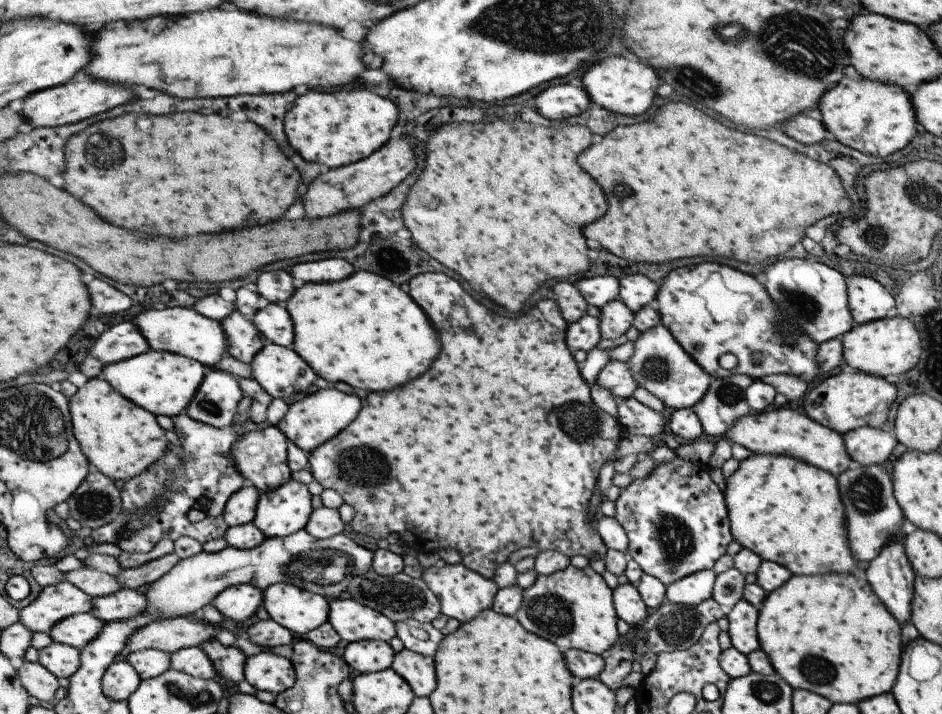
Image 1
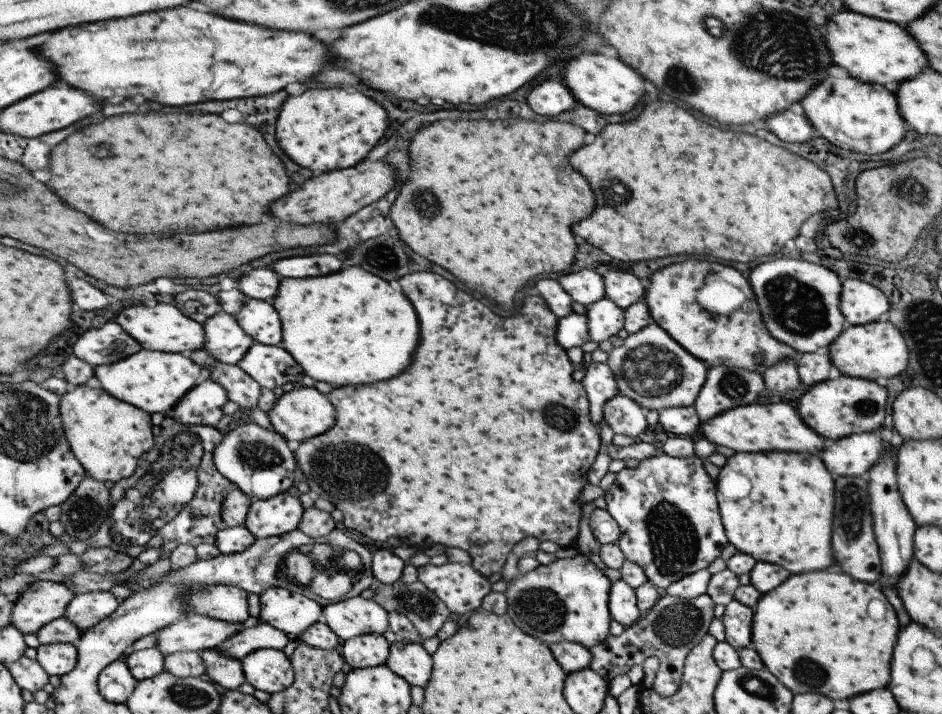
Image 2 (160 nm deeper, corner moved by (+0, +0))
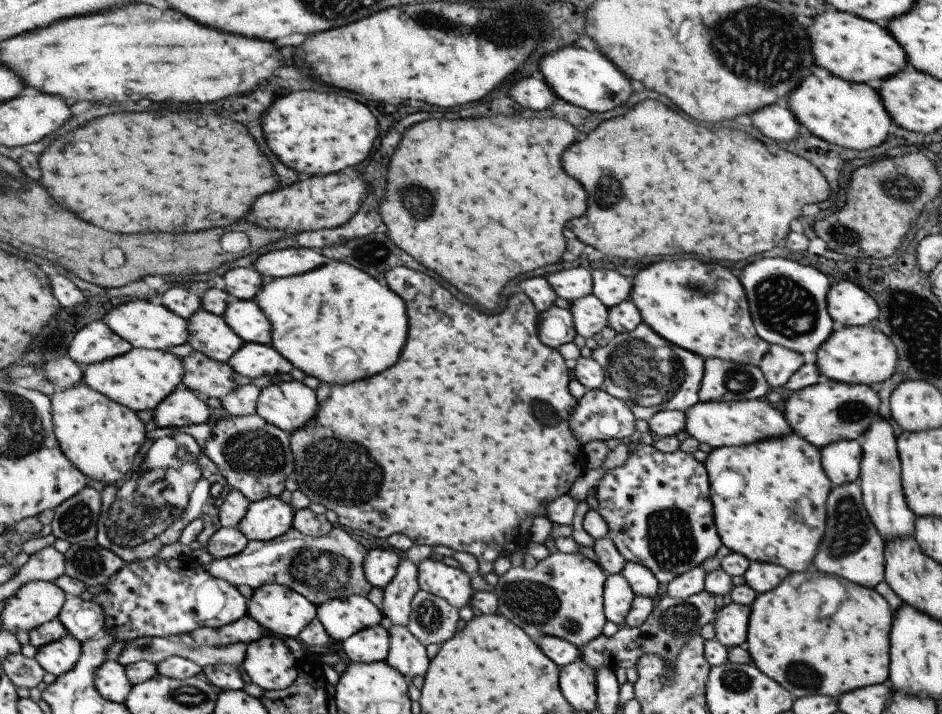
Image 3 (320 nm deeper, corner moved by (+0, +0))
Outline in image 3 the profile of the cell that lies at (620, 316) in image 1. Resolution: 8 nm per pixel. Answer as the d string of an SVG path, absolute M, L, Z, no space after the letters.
M591 293L569 302L576 334L589 338L606 326L607 307L603 306Z

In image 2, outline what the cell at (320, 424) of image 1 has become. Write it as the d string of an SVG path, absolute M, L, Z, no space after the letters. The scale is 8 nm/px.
M314 387L287 388L285 392L275 400L274 405L267 412L274 430L284 436L292 445L296 446L310 438L325 434L338 422L338 412L328 395L323 395Z

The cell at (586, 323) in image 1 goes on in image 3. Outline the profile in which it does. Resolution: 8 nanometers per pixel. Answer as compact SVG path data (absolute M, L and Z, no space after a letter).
M551 305L538 314L538 339L549 348L556 349L571 343L576 335L571 313L567 309Z

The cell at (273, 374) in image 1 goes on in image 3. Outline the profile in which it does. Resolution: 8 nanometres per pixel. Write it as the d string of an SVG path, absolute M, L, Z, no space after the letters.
M245 343L228 362L238 374L247 378L270 376L273 380L288 377L295 368L277 348L261 343Z

